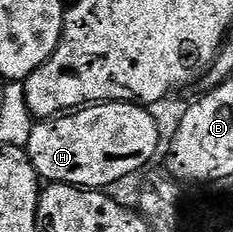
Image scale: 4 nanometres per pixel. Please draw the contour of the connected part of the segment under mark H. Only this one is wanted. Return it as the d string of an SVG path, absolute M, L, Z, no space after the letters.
M103 101L59 117L37 121L26 151L36 172L47 183L106 190L110 185L142 169L157 154L161 146L157 120L145 105L135 101Z

